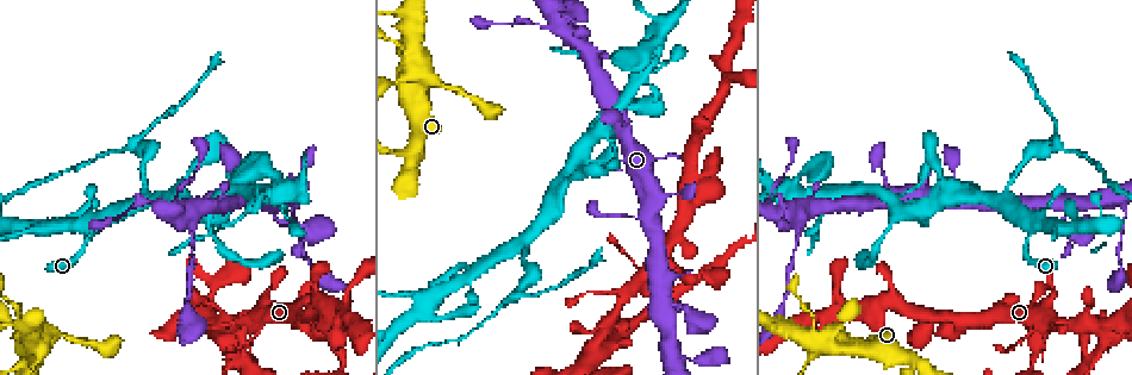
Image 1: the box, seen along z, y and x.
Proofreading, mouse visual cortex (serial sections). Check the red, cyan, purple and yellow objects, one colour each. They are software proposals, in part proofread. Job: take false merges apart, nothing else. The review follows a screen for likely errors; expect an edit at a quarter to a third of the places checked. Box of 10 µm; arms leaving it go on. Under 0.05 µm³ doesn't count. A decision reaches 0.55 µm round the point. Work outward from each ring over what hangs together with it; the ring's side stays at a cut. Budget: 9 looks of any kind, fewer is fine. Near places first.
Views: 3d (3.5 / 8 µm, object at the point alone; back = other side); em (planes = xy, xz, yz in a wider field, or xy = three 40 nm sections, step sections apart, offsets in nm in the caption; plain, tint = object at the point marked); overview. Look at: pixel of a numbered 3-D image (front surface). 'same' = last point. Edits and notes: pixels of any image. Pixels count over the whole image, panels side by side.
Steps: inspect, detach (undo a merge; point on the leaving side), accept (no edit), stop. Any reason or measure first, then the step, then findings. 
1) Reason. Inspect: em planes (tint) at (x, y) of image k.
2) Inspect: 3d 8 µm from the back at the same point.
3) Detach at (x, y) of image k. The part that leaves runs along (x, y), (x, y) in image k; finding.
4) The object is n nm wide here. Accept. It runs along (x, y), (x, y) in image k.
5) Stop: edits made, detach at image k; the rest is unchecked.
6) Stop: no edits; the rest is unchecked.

Three-way junction. Inspect: em xy step 5 (tint) at (1002, 203) of image 1.

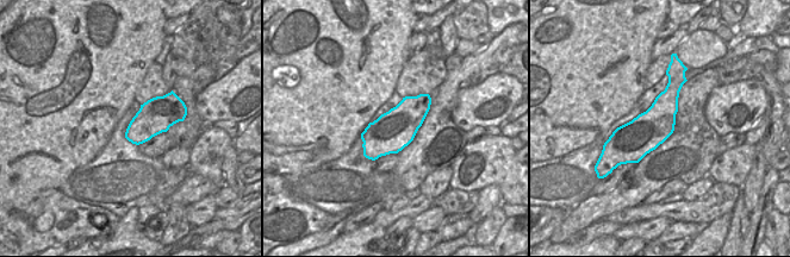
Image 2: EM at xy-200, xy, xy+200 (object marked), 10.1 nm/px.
See where the arms go. Inspect: 3d 3.5 µm at the same point.

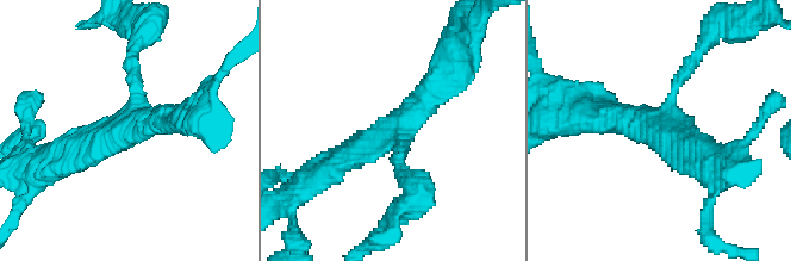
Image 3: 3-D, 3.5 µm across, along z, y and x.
The arms are 200, 350, 400 nm wide. Detach at (397, 157) of image 3. The part that leaves runs along (402, 141), (417, 198), (398, 211) in image 3; a second cell is stuck on.

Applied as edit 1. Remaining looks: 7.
See it whole again. Inspect: overview.

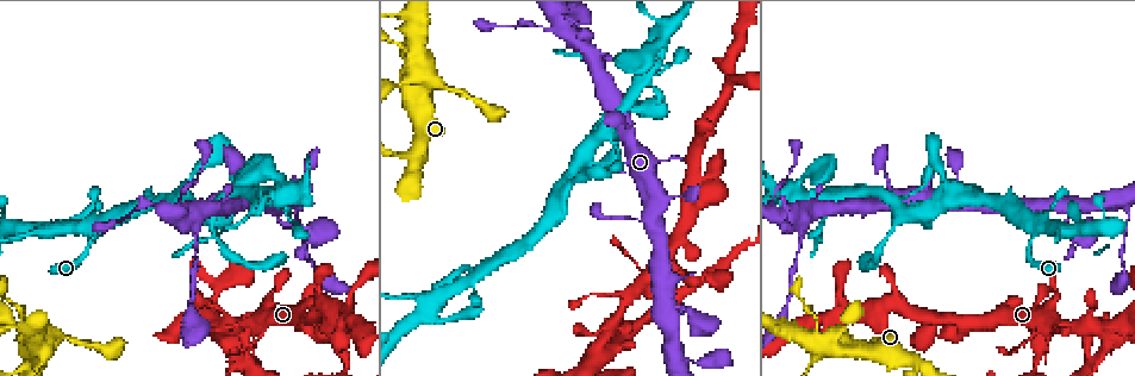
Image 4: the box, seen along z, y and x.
Four-way junction. Inspect: 3d 8 µm at (846, 305) of image 4.

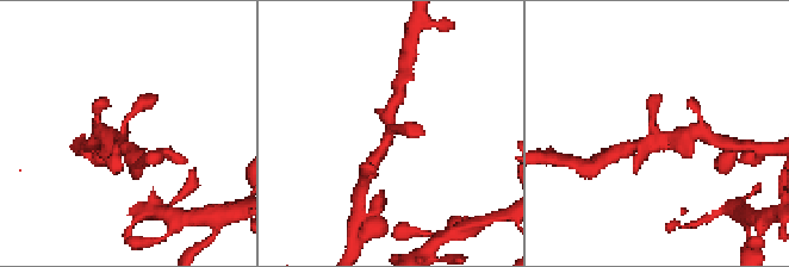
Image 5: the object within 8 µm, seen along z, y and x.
Closer look. Inspect: 3d 3.5 µm from the back at the same point.

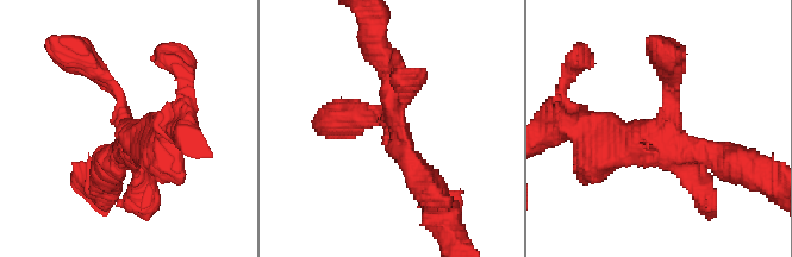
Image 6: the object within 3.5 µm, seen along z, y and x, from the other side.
4 arms meet here; the arms are 150, 250, 300, 400 nm wide; need the tissue. Inspect: em xy step 2 (tint) at (390, 125) of image 6.

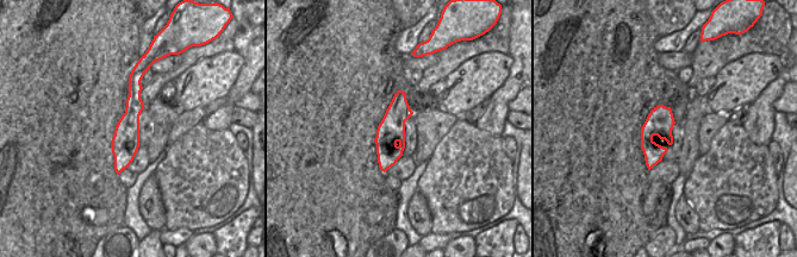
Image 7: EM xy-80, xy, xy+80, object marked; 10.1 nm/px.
Accept. It runs along (432, 192), (392, 127), (385, 57) in image 6; continuous, no second cell.

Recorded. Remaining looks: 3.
Three arms meet. Inspect: 3d 3.5 µm at (548, 31) of image 4.

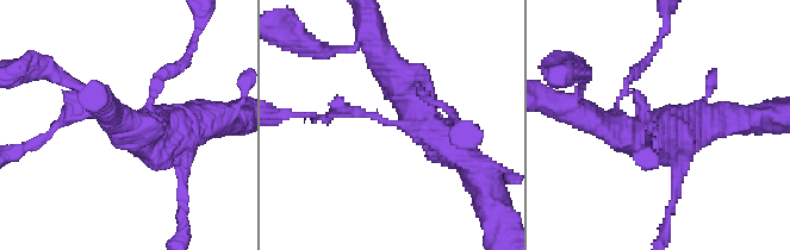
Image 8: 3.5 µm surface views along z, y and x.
3 arms meet here; the arms are 150, 400, 450 nm wide; shape alone is not enough. Inspect: em xy step 2 (tint) at (657, 123) of image 8.

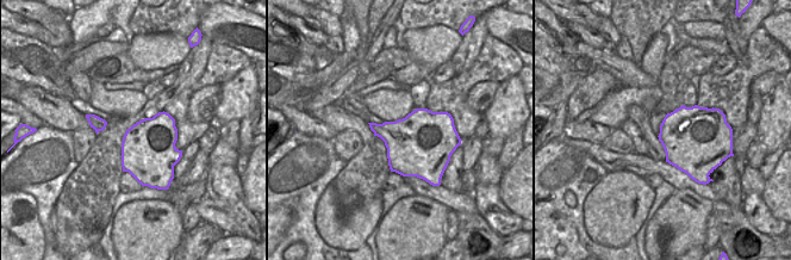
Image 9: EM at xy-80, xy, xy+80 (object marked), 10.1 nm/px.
Accept. It runs along (188, 131), (93, 110), (56, 127) in image 8; continuous, no second cell.

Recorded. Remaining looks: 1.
Stop: edits made, detach at image 3; the rest is unchecked.

